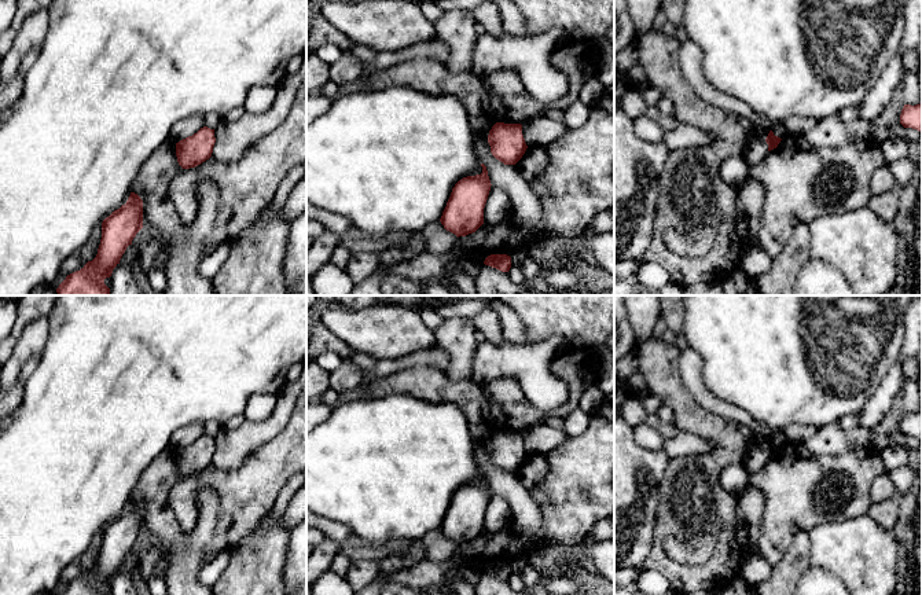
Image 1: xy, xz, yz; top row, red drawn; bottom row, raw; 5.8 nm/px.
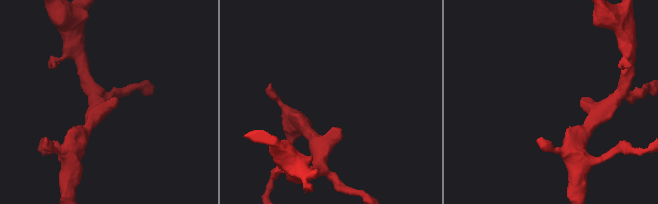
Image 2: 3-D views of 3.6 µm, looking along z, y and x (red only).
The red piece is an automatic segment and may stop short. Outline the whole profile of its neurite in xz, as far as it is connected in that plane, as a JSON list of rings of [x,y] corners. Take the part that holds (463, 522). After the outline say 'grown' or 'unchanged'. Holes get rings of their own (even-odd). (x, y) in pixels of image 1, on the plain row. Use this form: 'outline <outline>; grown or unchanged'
outline [[[486,474],[482,481],[459,488],[440,526],[444,536],[459,544],[475,540],[484,532],[484,515],[491,499]]]; unchanged

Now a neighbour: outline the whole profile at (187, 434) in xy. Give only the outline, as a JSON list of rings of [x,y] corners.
[[[194,422],[173,431],[169,447],[179,451],[185,445],[192,444],[203,434],[203,423]]]

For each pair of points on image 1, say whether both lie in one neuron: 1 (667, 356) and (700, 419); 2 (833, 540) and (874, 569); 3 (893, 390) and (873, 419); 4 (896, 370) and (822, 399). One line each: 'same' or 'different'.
1: same
2: same
3: same
4: different

